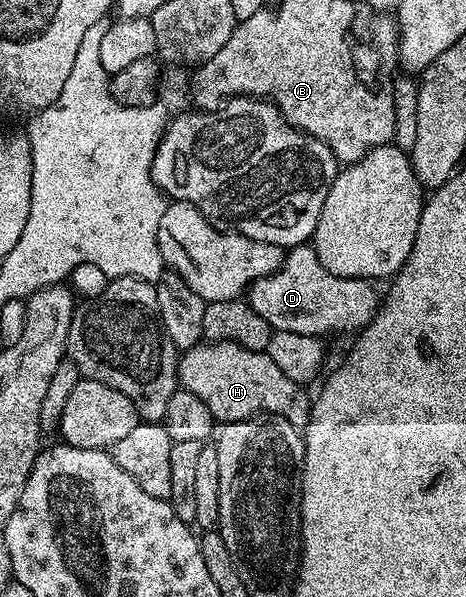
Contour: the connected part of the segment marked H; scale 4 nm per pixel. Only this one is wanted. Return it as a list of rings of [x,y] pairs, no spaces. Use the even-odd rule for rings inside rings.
[[[206,340],[199,345],[193,346],[190,350],[181,351],[180,357],[177,359],[177,381],[180,383],[181,389],[192,392],[196,396],[200,396],[200,400],[204,400],[204,404],[208,404],[208,408],[212,412],[212,416],[222,424],[251,418],[252,415],[263,412],[284,416],[292,425],[299,428],[305,427],[310,420],[310,407],[312,405],[311,395],[306,395],[307,391],[303,389],[303,387],[297,386],[295,382],[288,380],[288,376],[284,376],[284,372],[280,372],[280,368],[276,368],[276,364],[270,358],[269,353],[260,350],[249,350],[235,342],[211,342]]]

